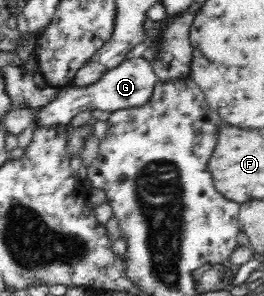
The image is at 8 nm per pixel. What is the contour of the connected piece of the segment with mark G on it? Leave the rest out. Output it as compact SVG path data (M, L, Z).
M143 56L126 59L87 88L77 88L74 85L61 86L58 97L46 107L36 111L36 129L54 129L54 127L65 126L70 123L71 119L74 119L74 116L89 108L112 113L120 109L143 107L150 100L154 85L158 80L150 62Z

